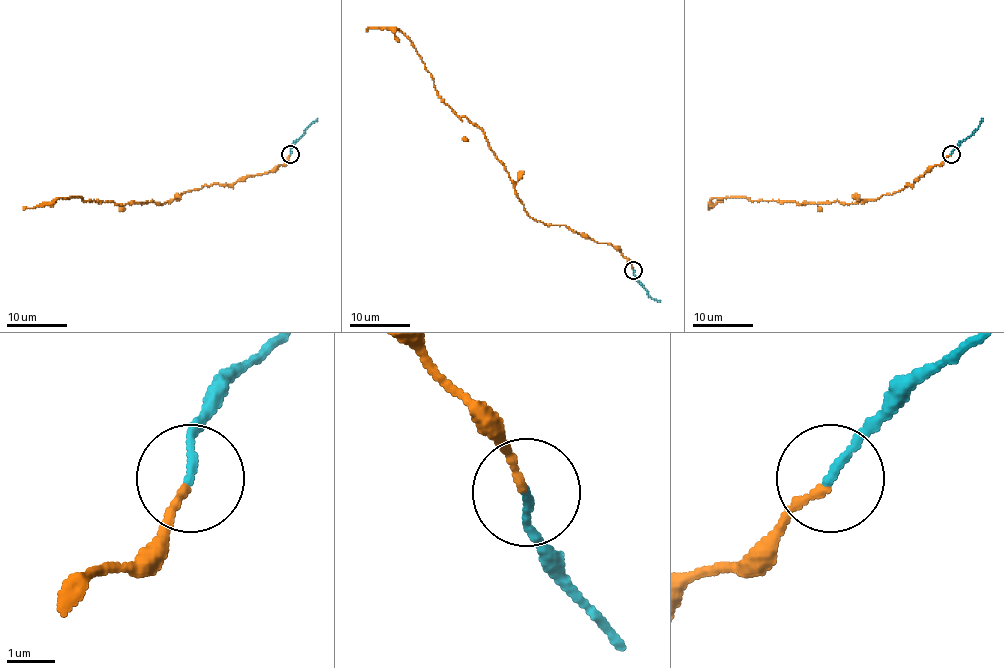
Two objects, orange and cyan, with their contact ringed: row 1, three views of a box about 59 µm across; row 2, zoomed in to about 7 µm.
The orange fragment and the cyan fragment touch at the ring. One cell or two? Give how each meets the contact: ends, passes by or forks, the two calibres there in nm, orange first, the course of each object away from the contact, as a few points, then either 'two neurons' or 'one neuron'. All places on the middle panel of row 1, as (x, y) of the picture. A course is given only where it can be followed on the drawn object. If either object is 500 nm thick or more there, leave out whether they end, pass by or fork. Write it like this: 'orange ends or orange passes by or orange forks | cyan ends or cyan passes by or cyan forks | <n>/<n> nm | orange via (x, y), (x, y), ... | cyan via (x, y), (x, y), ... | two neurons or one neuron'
orange ends | cyan ends | 160/170 nm | orange via (633, 270), (611, 244), (530, 216), (485, 133), (438, 94), (414, 45), (396, 28), (366, 31) | cyan via (633, 270), (635, 277), (653, 298), (660, 301) | two neurons

